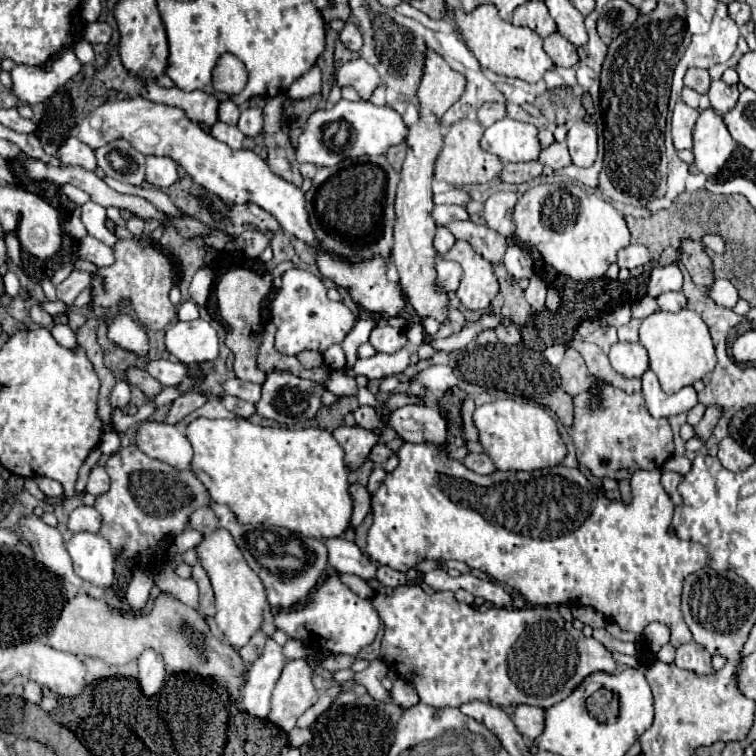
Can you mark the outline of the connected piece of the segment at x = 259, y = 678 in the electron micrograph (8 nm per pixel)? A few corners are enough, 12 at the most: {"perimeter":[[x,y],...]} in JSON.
{"perimeter":[[267,640],[245,672],[243,710],[267,718],[285,658]]}

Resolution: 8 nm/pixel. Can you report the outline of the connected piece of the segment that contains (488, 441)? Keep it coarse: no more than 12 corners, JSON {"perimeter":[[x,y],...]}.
{"perimeter":[[495,388],[473,420],[497,470],[561,464],[557,422]]}

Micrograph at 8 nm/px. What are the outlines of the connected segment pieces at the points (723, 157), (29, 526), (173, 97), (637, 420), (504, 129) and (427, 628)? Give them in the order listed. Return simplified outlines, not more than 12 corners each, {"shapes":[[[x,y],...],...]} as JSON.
{"shapes":[[[703,110],[693,130],[697,168],[721,172],[735,142],[715,110]],[[31,516],[21,520],[37,562],[77,588],[63,536]],[[151,82],[151,102],[181,108],[193,122],[213,126],[219,100],[201,90],[183,92]],[[641,392],[575,396],[571,438],[597,478],[661,468],[675,450],[667,418]],[[503,118],[489,126],[481,146],[501,162],[537,160],[539,130]],[[377,594],[381,660],[433,708],[547,710],[611,652],[555,608]]]}

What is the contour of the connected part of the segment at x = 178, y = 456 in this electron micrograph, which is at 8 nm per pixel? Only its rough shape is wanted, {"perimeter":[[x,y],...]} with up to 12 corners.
{"perimeter":[[143,422],[137,446],[177,470],[191,470],[191,444],[175,426]]}

